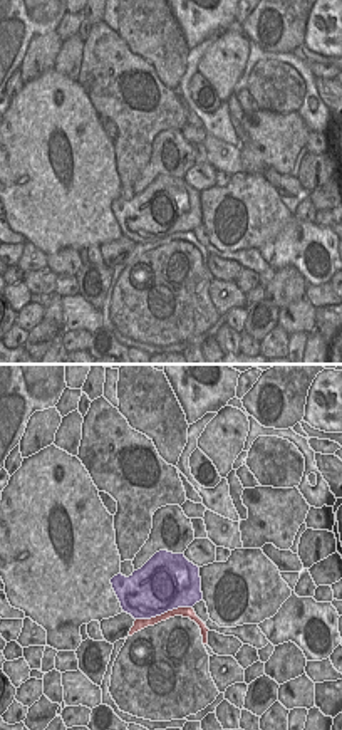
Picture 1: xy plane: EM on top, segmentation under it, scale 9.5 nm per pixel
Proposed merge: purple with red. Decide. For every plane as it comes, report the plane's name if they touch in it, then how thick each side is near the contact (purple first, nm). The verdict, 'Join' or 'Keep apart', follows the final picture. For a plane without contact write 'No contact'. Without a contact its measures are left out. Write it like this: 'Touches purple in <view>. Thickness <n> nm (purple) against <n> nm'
Touches purple in xy. Thickness 500 nm (purple) against 100 nm.

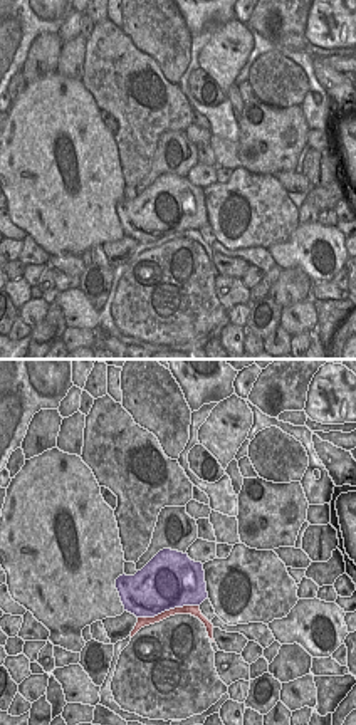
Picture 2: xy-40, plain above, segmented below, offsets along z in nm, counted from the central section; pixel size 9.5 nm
Touches purple in xy-40. Thickness 500 nm (purple) against 100 nm.

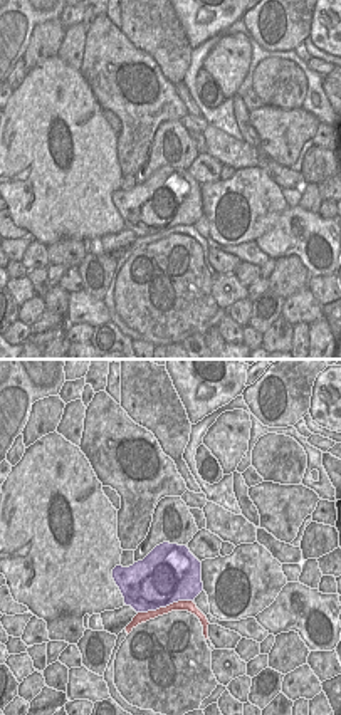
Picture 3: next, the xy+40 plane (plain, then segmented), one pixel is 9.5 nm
Touches purple in xy+40. Thickness 500 nm (purple) against 120 nm.

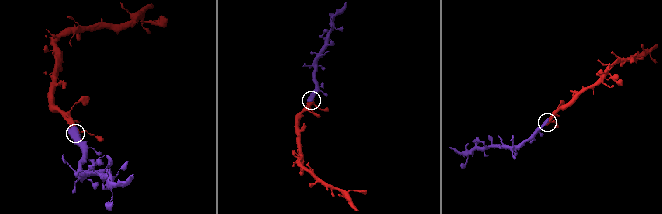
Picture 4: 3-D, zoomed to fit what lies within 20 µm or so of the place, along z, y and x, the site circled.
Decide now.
Join.

